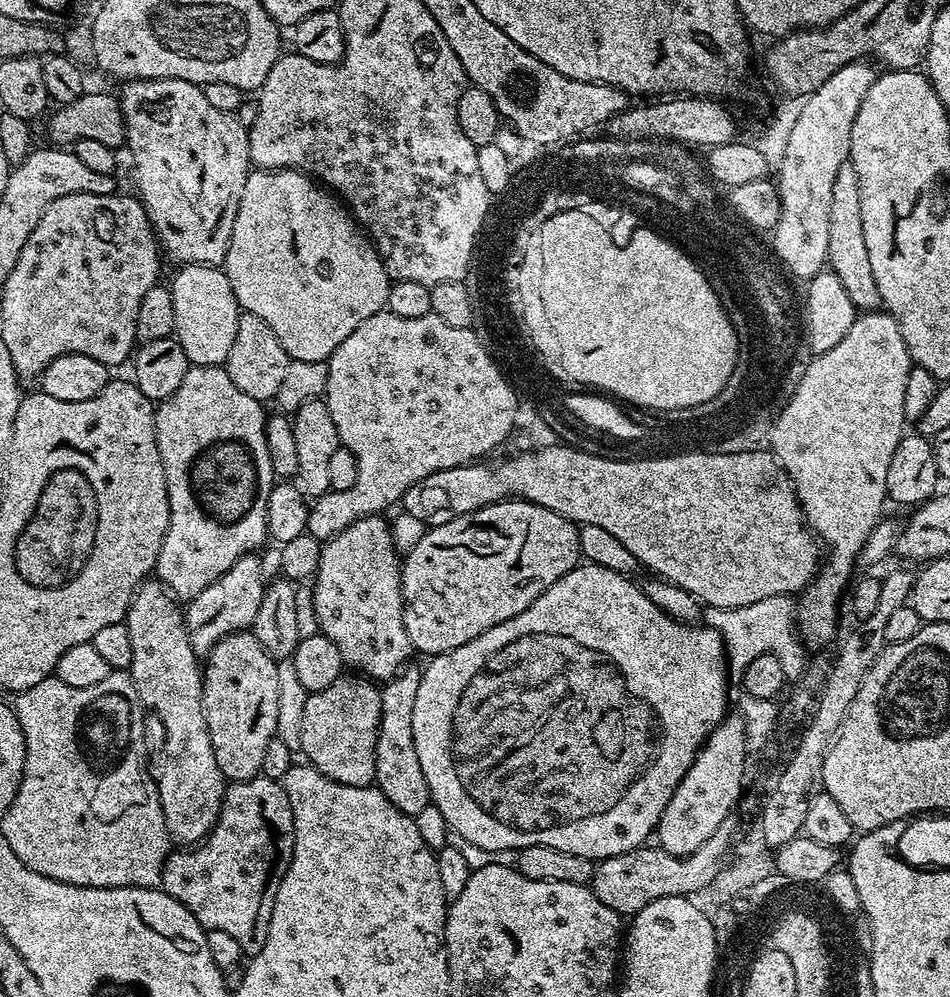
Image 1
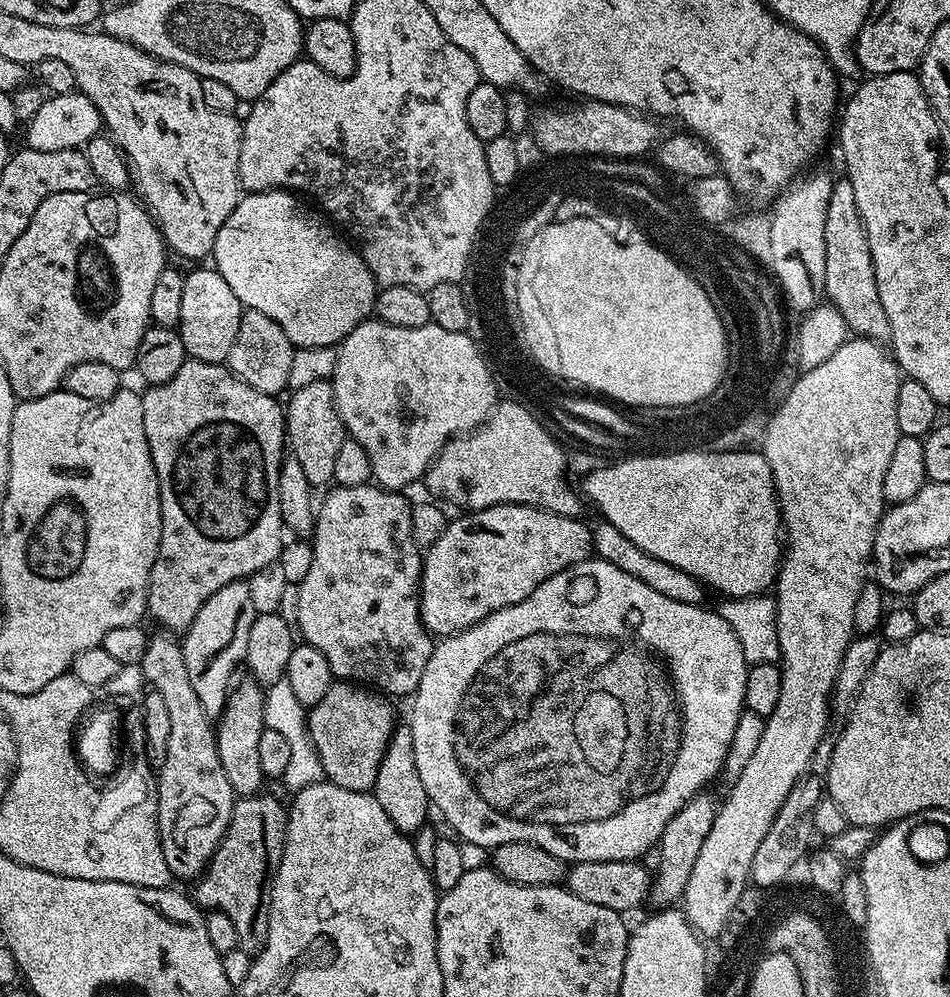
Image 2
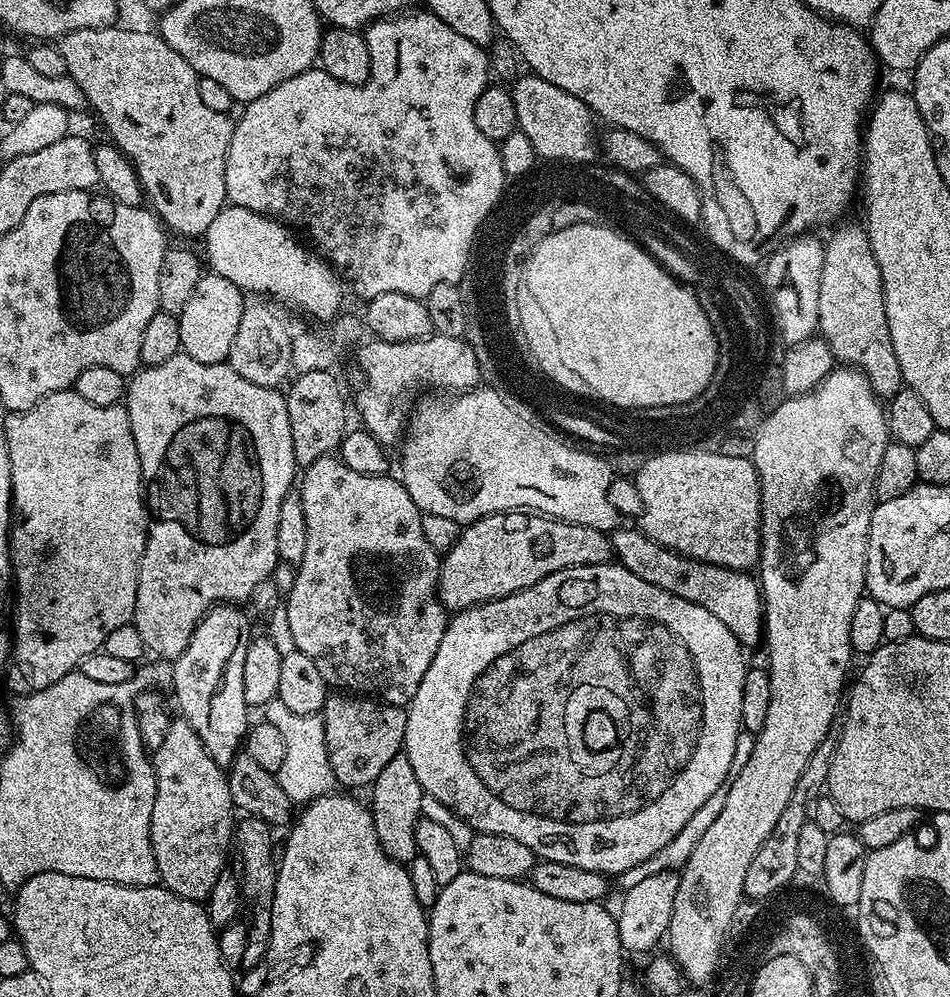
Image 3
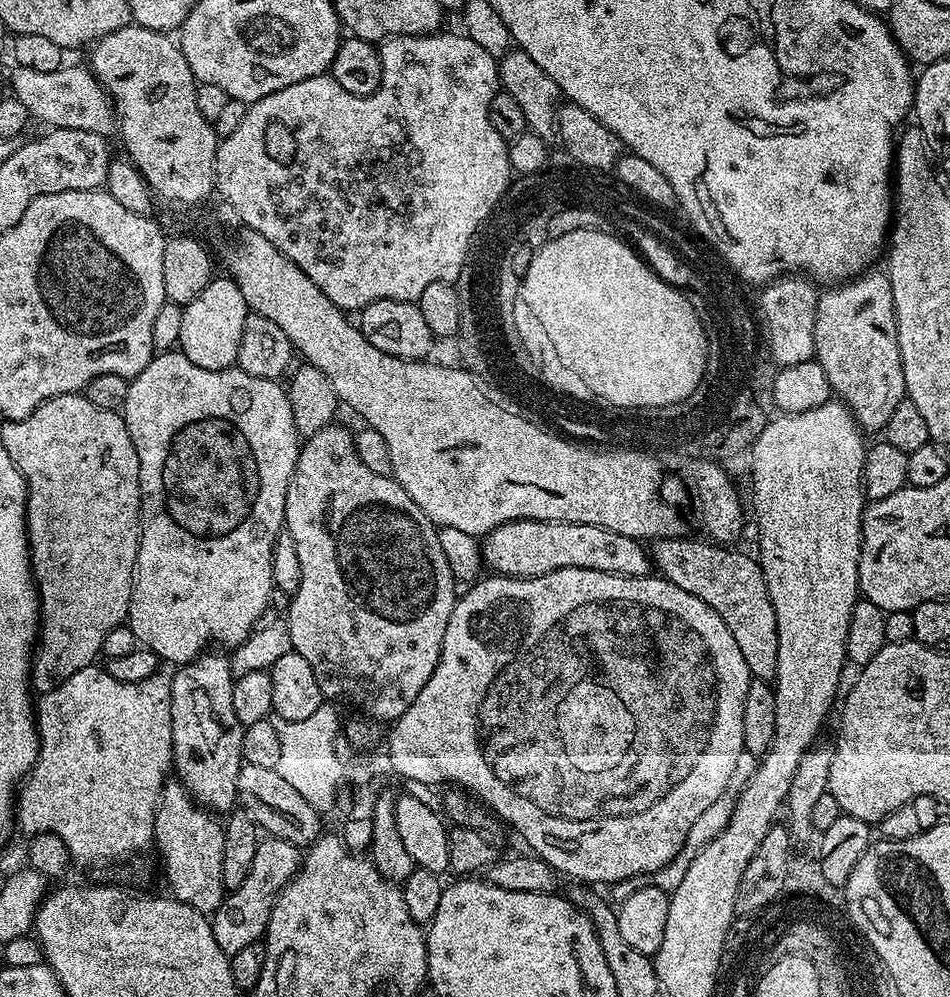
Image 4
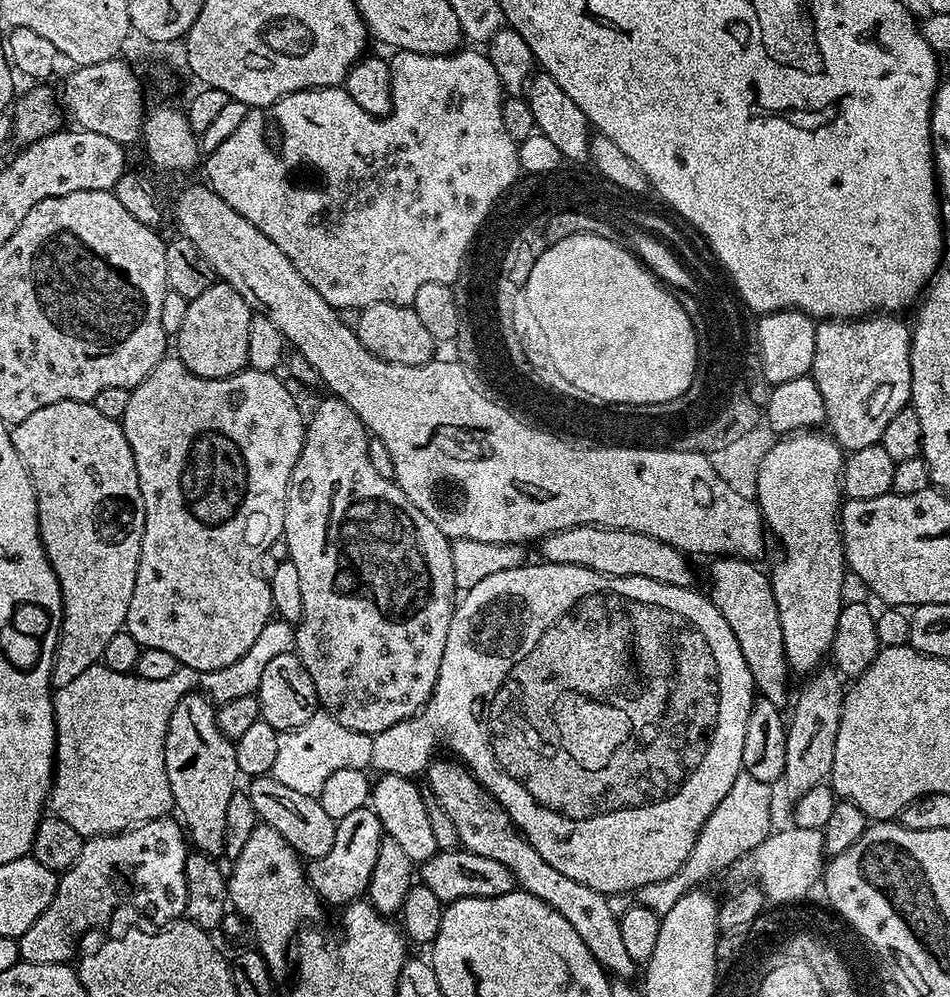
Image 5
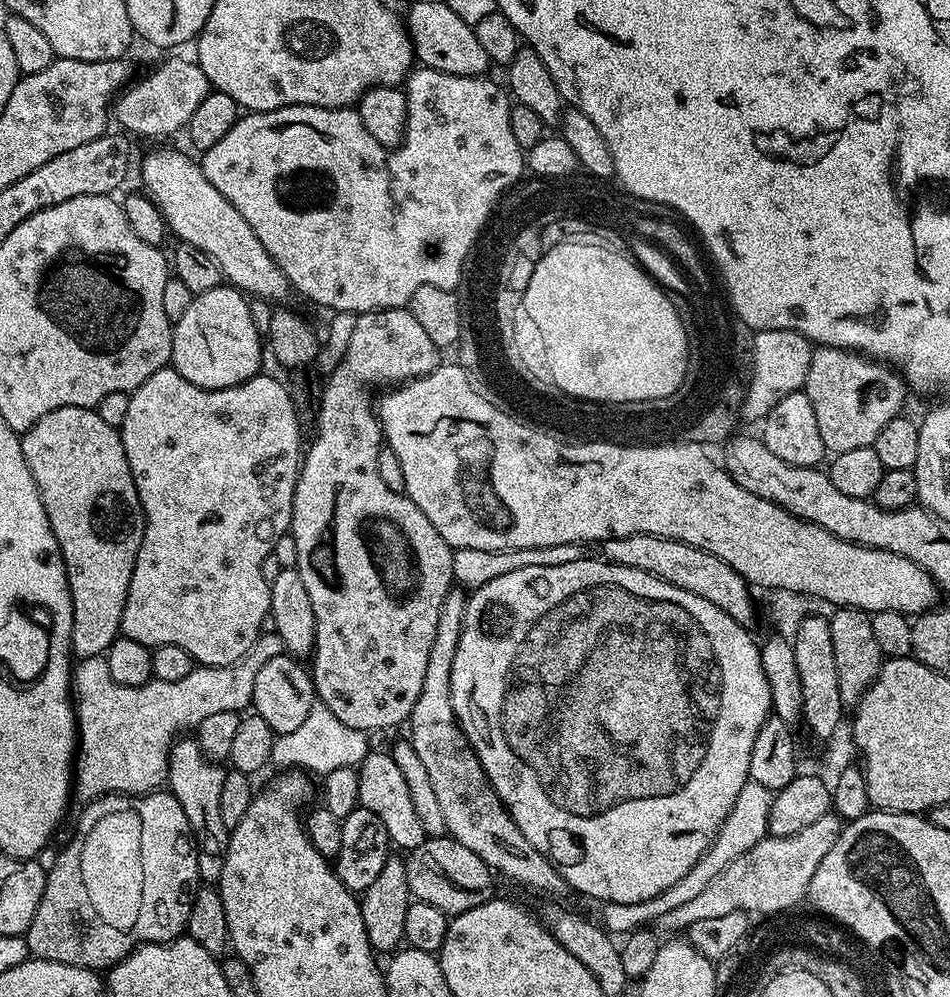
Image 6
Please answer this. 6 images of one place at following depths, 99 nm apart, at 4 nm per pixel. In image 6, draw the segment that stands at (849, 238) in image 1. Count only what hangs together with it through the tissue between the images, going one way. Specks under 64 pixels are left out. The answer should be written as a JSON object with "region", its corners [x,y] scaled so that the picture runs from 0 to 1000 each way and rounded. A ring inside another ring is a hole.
{"region":[[[859,347],[855,351],[853,371],[848,375],[844,392],[853,399],[853,407],[857,407],[857,419],[861,419],[861,432],[865,435],[868,450],[879,455],[918,448],[920,439],[924,439],[924,431],[928,431],[937,419],[948,416],[951,409],[947,408],[952,405],[954,386],[944,370],[927,362],[891,349]]]}

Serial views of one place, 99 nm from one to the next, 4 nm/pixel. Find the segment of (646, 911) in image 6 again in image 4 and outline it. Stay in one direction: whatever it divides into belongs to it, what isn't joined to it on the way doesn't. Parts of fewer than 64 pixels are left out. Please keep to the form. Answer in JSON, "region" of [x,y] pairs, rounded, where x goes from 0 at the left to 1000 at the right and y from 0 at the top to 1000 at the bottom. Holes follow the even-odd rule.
{"region":[[[782,754],[777,760],[777,768],[773,768],[773,776],[768,776],[768,784],[764,788],[764,792],[760,796],[756,796],[756,800],[752,803],[752,808],[747,808],[743,812],[743,816],[735,819],[735,824],[731,824],[731,828],[726,828],[726,832],[722,837],[722,845],[718,849],[718,853],[711,859],[701,869],[697,869],[697,873],[688,873],[684,880],[668,879],[662,883],[656,883],[649,887],[643,888],[639,892],[638,899],[645,908],[652,909],[655,905],[659,905],[659,901],[663,901],[663,897],[667,893],[676,893],[685,890],[706,896],[714,893],[714,889],[718,886],[718,881],[722,878],[722,873],[726,873],[726,865],[731,865],[731,861],[735,861],[735,857],[747,845],[752,845],[752,841],[756,841],[756,837],[760,837],[760,832],[764,832],[764,828],[768,824],[768,820],[773,816],[773,808],[777,804],[779,794],[785,788],[785,784],[794,776],[798,760],[788,754]]]}

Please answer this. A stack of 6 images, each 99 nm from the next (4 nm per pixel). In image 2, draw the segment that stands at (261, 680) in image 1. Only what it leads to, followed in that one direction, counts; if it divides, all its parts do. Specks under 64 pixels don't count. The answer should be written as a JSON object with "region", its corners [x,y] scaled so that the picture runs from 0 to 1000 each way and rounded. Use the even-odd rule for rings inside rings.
{"region":[[[264,680],[249,685],[240,695],[236,714],[226,727],[227,751],[229,760],[234,760],[234,773],[242,783],[245,795],[249,799],[268,798],[280,786],[276,768],[272,761],[272,740],[276,740],[278,728],[278,690]]]}

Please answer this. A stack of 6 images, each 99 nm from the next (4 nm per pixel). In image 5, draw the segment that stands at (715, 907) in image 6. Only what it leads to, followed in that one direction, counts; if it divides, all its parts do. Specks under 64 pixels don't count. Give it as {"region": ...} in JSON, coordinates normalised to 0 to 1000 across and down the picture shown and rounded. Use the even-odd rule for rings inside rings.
{"region":[[[831,828],[820,835],[814,834],[793,855],[781,864],[783,875],[804,895],[805,904],[814,908],[842,905],[855,890],[860,890],[869,870],[867,837],[864,832]]]}

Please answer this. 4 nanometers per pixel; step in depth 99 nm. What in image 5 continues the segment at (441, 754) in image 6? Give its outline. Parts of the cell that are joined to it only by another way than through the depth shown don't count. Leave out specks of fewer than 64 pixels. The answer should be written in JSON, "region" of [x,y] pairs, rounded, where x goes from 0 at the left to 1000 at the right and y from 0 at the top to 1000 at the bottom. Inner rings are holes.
{"region":[[[479,760],[463,761],[456,761],[448,771],[449,793],[478,823],[484,847],[494,855],[507,857],[507,861],[520,861],[520,865],[528,865],[528,869],[541,877],[544,888],[551,894],[562,897],[562,901],[571,901],[575,909],[583,909],[583,913],[587,913],[587,917],[592,917],[592,921],[604,929],[613,945],[617,945],[617,953],[625,957],[637,975],[654,983],[664,984],[665,978],[672,975],[672,968],[667,961],[663,961],[655,945],[653,921],[646,917],[646,913],[642,913],[640,899],[583,873],[583,869],[579,869],[579,865],[575,865],[575,861],[562,853],[560,846],[543,829],[535,813],[503,785],[492,766]]]}

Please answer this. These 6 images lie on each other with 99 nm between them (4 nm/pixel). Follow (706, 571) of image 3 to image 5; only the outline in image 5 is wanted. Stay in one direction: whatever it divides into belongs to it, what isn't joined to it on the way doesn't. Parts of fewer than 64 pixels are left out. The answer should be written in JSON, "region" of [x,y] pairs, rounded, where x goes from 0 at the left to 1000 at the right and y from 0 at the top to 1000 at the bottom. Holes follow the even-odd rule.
{"region":[[[760,558],[748,563],[749,566],[745,570],[745,590],[743,589],[743,597],[749,606],[760,616],[760,620],[764,620],[764,624],[768,628],[768,632],[773,632],[773,640],[777,640],[777,648],[781,648],[781,660],[785,660],[785,668],[789,668],[789,676],[792,677],[792,684],[795,693],[801,699],[816,706],[822,708],[828,707],[832,702],[832,694],[829,698],[829,678],[832,679],[832,671],[829,669],[829,661],[827,660],[827,648],[823,640],[823,624],[819,620],[819,604],[815,604],[815,592],[813,591],[813,584],[807,573],[804,574],[799,570],[799,565],[791,562],[780,562],[778,558]]]}

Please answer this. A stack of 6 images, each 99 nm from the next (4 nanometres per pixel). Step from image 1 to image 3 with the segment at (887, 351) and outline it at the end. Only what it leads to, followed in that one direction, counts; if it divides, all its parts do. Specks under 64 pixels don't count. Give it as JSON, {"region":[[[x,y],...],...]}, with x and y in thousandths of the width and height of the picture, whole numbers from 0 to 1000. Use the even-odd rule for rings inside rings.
{"region":[[[880,367],[877,368],[876,374],[855,393],[822,400],[820,407],[804,420],[792,443],[789,460],[793,467],[798,471],[800,498],[802,499],[798,585],[804,600],[804,637],[806,639],[806,650],[808,646],[806,669],[811,676],[811,709],[806,715],[806,725],[802,728],[802,732],[795,735],[794,752],[789,752],[789,760],[785,764],[784,770],[776,778],[769,779],[768,785],[765,787],[764,805],[761,806],[759,814],[756,815],[756,821],[744,830],[743,837],[739,837],[735,849],[731,849],[731,857],[726,857],[726,861],[720,866],[720,870],[715,872],[714,897],[709,897],[709,917],[705,921],[701,951],[703,947],[704,953],[702,952],[702,954],[705,956],[706,962],[711,963],[712,970],[716,972],[720,983],[726,979],[733,983],[741,983],[743,977],[749,975],[749,968],[754,964],[754,952],[758,948],[765,927],[767,927],[767,920],[773,918],[773,915],[777,913],[784,902],[785,873],[788,871],[789,865],[794,865],[794,857],[798,857],[798,849],[802,849],[802,845],[806,845],[806,841],[811,841],[811,832],[815,832],[815,824],[819,824],[824,810],[827,809],[827,804],[832,804],[832,800],[840,788],[840,780],[844,780],[844,772],[851,770],[851,765],[856,756],[864,753],[866,746],[863,745],[871,740],[876,725],[878,725],[877,730],[881,725],[882,711],[886,706],[886,695],[889,693],[891,683],[894,681],[893,665],[899,661],[897,645],[895,644],[895,619],[899,616],[899,608],[903,608],[906,598],[911,597],[912,594],[909,573],[914,559],[914,533],[916,532],[916,520],[918,519],[922,496],[924,466],[928,463],[928,451],[933,451],[933,447],[937,444],[935,418],[927,398],[922,396],[922,392],[919,391],[916,383],[907,374],[901,372],[900,369]]]}

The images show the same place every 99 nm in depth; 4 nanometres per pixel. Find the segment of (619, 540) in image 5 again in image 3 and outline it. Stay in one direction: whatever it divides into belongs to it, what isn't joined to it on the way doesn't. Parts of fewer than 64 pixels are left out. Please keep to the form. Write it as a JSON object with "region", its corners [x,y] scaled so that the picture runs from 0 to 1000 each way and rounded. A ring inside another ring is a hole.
{"region":[[[548,512],[546,514],[521,514],[515,518],[509,518],[506,522],[500,522],[498,526],[487,527],[484,539],[480,541],[476,551],[474,551],[473,554],[466,555],[463,563],[463,589],[461,591],[461,597],[468,611],[487,612],[497,609],[499,606],[511,606],[514,602],[523,602],[529,598],[536,598],[545,592],[554,592],[554,588],[562,588],[562,584],[571,584],[571,580],[575,580],[579,576],[583,576],[593,570],[607,570],[608,568],[621,568],[622,566],[638,566],[644,561],[644,544],[641,535],[631,534],[621,528],[598,526],[594,522],[583,522],[579,518],[571,518],[555,512]]]}

